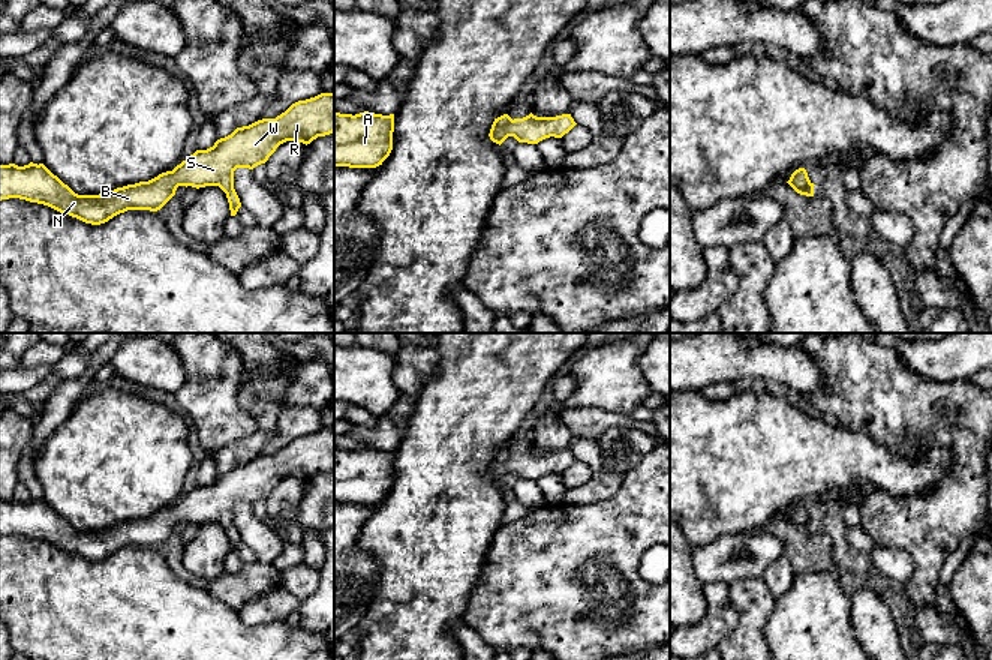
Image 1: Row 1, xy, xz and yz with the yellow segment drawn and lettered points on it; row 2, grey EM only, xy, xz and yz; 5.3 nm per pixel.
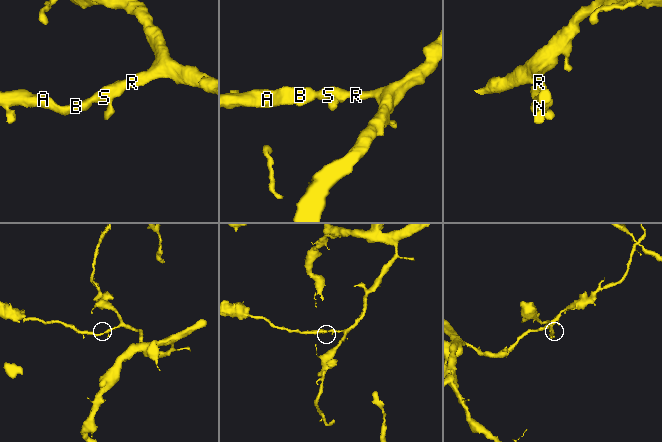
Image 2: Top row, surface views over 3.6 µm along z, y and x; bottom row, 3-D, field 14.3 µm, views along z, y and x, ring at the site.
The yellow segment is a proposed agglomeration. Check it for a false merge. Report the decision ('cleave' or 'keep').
keep

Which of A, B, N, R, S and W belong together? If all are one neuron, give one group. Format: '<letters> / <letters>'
A B N R S W

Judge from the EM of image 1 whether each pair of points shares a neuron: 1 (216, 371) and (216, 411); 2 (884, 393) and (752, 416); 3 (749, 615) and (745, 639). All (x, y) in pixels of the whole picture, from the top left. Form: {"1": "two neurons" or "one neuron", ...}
{"1": "one neuron", "2": "two neurons", "3": "one neuron"}

